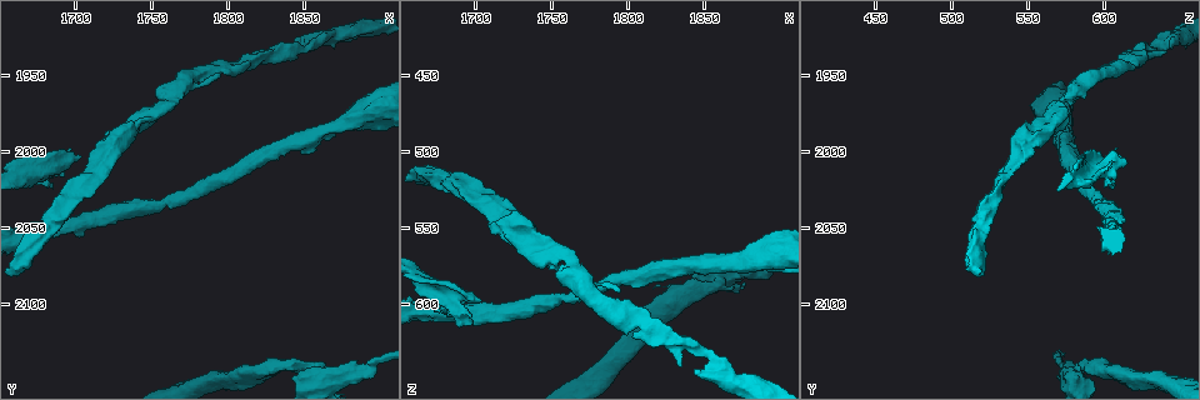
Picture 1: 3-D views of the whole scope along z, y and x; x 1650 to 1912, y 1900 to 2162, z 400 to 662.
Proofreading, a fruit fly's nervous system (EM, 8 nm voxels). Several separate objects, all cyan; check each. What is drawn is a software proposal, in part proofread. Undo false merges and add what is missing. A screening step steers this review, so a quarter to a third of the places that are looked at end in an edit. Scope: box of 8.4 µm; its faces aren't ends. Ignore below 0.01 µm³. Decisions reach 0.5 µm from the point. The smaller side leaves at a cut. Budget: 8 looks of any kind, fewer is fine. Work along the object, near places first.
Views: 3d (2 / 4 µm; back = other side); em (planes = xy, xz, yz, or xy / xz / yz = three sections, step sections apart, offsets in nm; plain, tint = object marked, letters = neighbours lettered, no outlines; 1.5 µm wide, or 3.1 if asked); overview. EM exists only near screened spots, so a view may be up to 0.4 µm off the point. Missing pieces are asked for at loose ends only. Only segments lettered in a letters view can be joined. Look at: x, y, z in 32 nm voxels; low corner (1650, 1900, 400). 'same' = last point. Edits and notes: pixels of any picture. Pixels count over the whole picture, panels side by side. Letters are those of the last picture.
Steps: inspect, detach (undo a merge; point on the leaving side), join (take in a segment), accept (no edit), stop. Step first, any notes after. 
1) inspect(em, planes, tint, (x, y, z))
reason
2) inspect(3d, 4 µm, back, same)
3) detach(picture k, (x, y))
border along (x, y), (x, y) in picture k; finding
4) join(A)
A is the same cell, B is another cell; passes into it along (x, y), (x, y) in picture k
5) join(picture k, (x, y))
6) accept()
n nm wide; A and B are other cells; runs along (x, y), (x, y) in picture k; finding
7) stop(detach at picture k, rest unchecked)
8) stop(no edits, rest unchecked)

inspect(em, yz, step 8, letters, (1708, 2004, 550))
an open end

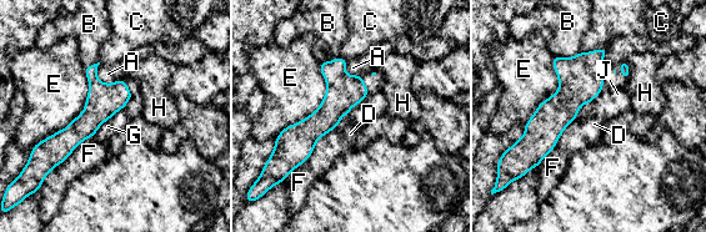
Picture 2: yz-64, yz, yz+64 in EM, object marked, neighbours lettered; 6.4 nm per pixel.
inspect(em, planes, letters, same)
cut it another way

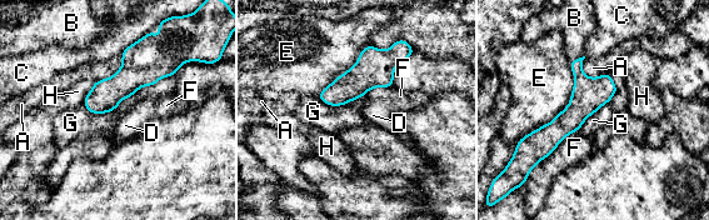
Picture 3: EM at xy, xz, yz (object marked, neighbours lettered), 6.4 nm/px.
accept()
A, B, C, D, E, F, G and H are other cells; none of them fits

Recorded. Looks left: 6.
inspect(em, xy, step 8, tint, (1794, 1948, 592))
branch stops here

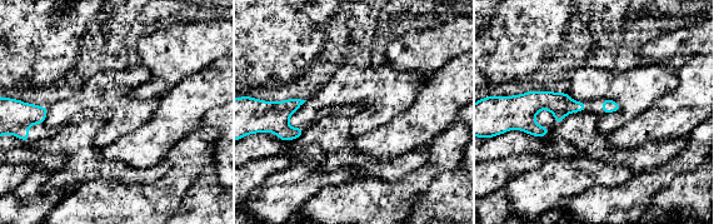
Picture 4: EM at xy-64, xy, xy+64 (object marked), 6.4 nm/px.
inspect(em, planes, letters, same)

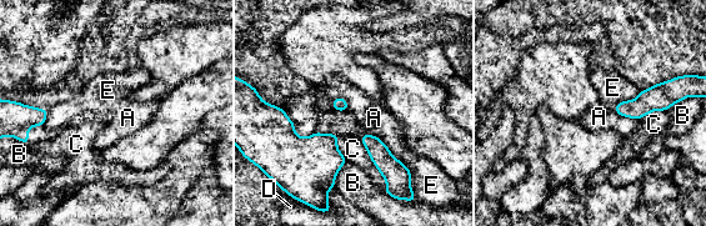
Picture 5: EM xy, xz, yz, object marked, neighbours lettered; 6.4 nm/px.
accept()
90 nm wide; A, B, C, D and E are other cells; border along (283, 109), (299, 135), (315, 132) in picture 5; none of them fits

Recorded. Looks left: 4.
inspect(3d, 4 µm, (1896, 2140, 570))
sudden change in width

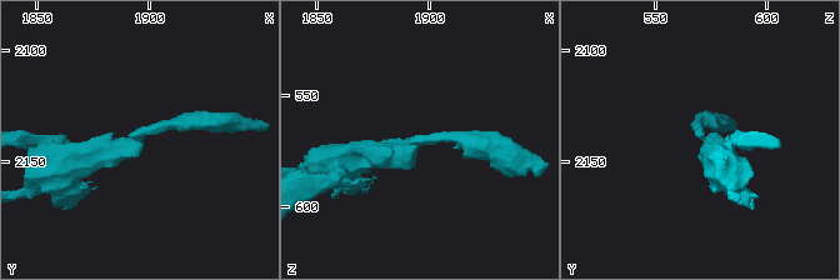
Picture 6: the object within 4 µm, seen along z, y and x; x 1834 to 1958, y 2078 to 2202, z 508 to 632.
inspect(em, planes, letters, (1896, 2140, 571))

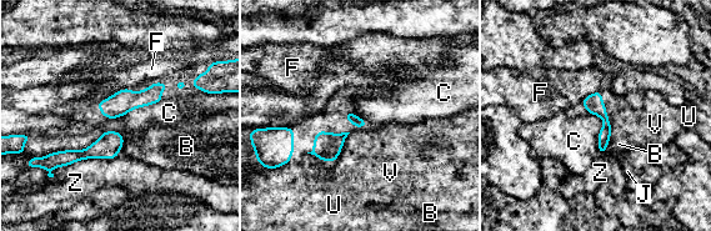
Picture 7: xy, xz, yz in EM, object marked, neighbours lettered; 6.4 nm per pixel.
accept()
70 nm wide; B, C, F, J, U, V and Z are other cells; runs along (163, 86), (145, 98), (101, 108) in picture 7; all the same neuron

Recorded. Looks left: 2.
stop(no edits, rest unchecked)

